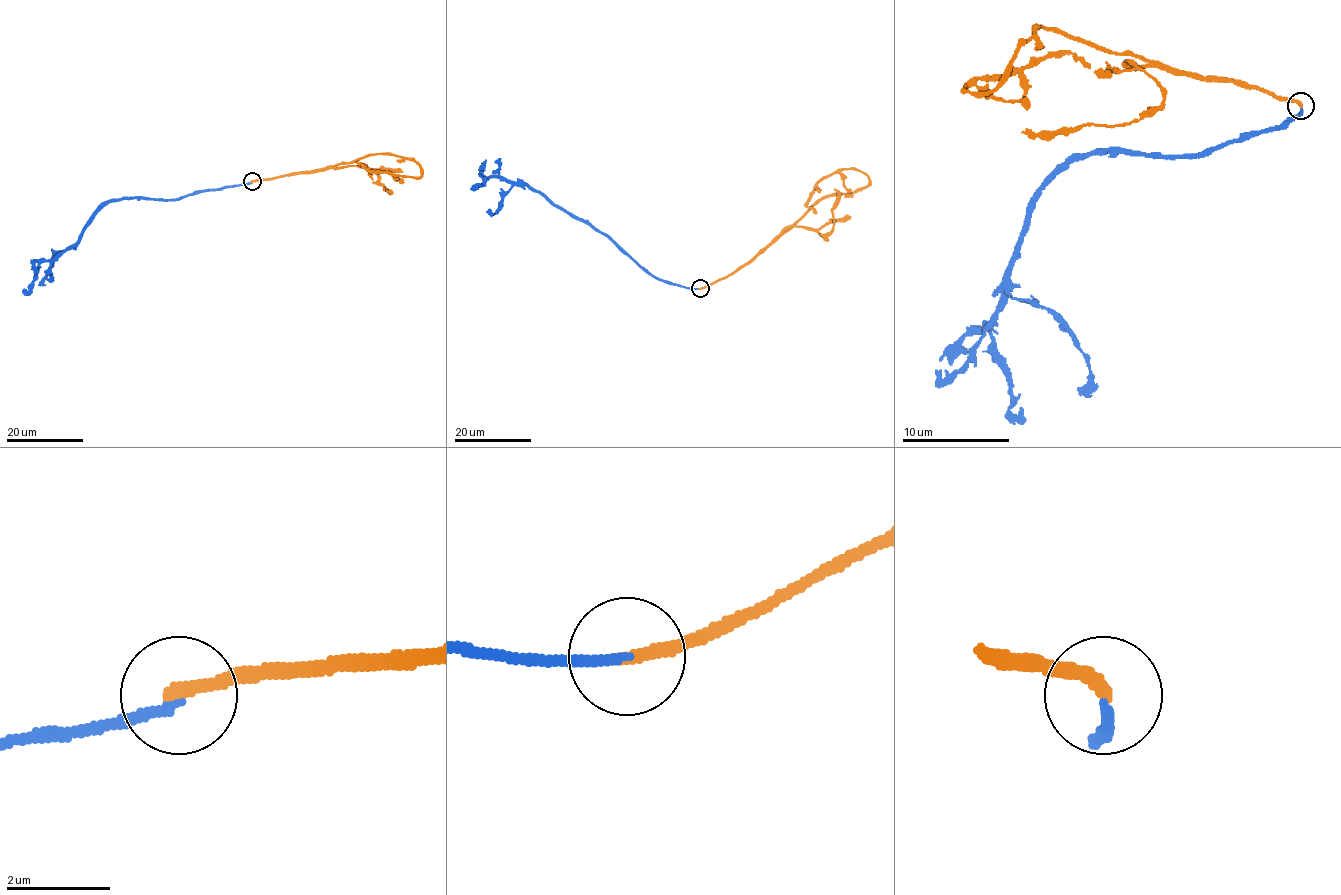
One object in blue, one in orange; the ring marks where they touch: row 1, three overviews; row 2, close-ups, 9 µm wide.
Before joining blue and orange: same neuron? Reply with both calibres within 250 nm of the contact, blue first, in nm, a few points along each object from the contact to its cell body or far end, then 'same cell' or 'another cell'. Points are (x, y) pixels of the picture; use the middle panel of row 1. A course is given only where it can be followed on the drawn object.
180/280 nm | blue via (700, 288), (653, 277), (611, 240), (526, 184), (492, 177), (471, 189) | orange via (700, 288), (752, 261), (824, 198), (861, 190), (868, 176), (841, 169), (824, 177), (807, 204), (816, 213) | another cell

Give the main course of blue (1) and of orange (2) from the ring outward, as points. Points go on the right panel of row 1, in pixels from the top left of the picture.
1: (1301, 107), (1269, 132), (1204, 153), (1073, 158), (1035, 196), (1008, 295), (987, 325), (1011, 413), (1022, 408)
2: (1301, 105), (1100, 51), (1046, 27), (1006, 75), (984, 91), (965, 89), (1065, 51), (1089, 67)

